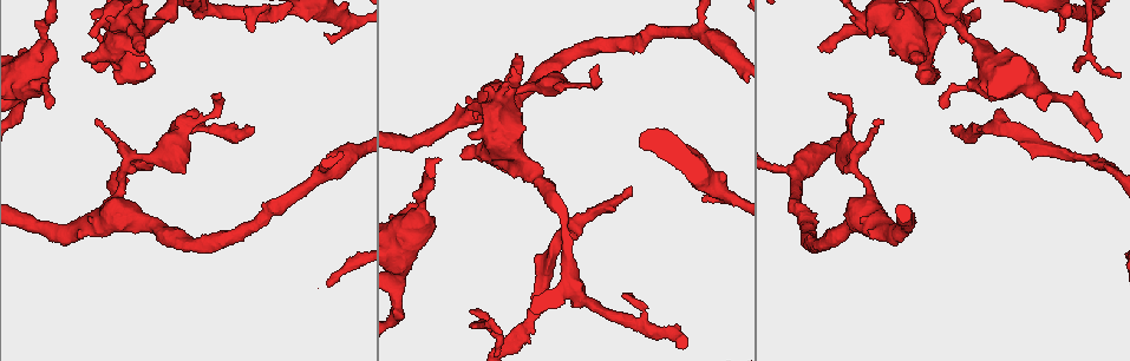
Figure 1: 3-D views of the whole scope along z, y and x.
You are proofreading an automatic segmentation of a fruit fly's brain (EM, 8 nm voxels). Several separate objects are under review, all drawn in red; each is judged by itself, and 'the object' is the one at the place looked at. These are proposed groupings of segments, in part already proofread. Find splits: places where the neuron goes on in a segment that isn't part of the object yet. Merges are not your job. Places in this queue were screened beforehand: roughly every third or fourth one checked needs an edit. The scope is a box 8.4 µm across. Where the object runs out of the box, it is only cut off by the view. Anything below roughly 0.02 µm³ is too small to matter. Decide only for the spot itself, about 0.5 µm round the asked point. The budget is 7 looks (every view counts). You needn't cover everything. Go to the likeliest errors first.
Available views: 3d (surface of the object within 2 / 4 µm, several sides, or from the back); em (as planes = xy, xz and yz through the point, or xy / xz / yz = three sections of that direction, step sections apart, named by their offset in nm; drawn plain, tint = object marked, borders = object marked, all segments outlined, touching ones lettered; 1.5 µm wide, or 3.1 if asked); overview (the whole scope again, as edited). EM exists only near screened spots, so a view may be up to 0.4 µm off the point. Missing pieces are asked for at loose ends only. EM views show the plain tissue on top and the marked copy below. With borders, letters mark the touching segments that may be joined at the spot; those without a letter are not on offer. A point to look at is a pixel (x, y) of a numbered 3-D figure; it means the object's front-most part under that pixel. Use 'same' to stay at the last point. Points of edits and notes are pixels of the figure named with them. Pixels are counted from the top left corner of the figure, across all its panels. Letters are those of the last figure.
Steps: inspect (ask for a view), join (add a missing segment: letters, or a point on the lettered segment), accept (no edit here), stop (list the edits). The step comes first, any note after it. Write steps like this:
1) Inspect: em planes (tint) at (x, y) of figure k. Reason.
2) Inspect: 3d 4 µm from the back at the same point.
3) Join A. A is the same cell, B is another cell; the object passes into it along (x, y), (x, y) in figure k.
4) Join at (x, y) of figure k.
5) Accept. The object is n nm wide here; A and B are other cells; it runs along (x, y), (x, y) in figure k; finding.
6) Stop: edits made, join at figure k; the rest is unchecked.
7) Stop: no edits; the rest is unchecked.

Inspect: 3d 2 µm at (630, 187) of figure 1. Long arm stops here.

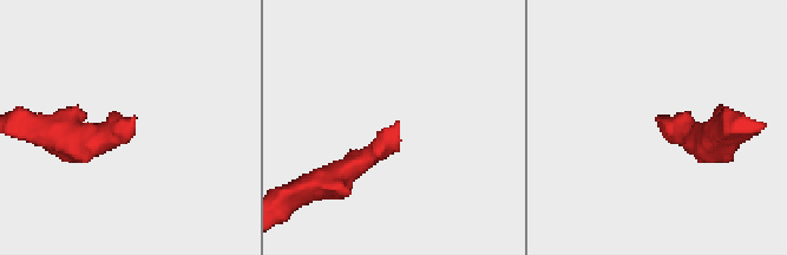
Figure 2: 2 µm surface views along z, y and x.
Inspect: em planes (borders) at (134, 117) of figure 2. Need the tissue.

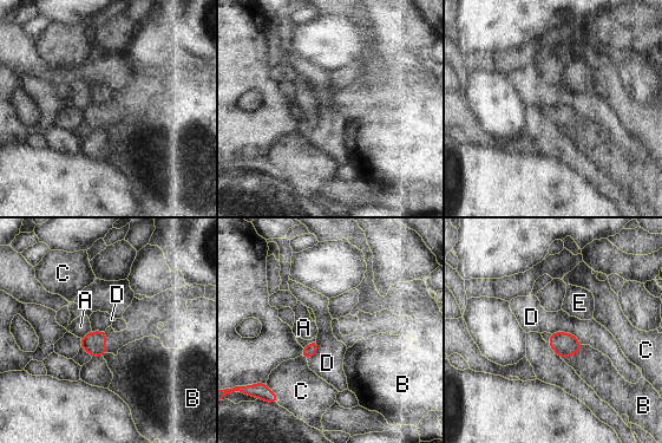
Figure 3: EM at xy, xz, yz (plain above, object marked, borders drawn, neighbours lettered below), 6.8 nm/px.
Accept. The longest contact is with D, 240 nm; A, B, C, D and E are other cells; none of them fits.

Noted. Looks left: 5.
Inspect: 3d 2 µm at (883, 119) of figure 1. Branch stops here.

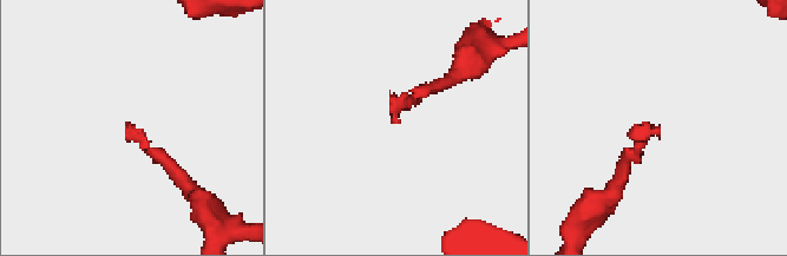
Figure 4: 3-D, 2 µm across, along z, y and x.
Inspect: em yz step 8 (tint) at (397, 120) of figure 4.

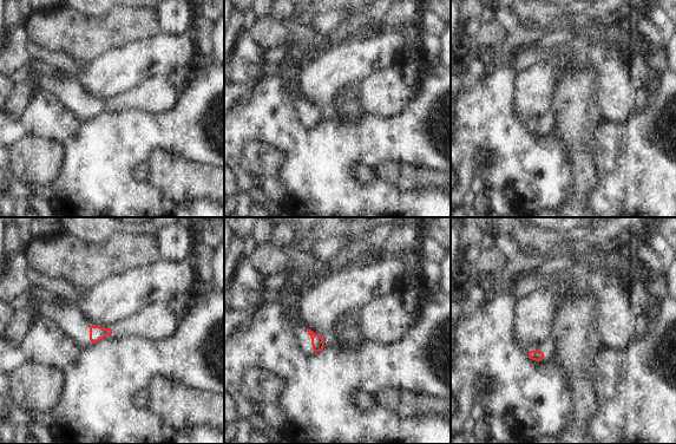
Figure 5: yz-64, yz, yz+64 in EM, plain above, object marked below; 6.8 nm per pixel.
Inspect: em xz step 8 (borders) at the same point.

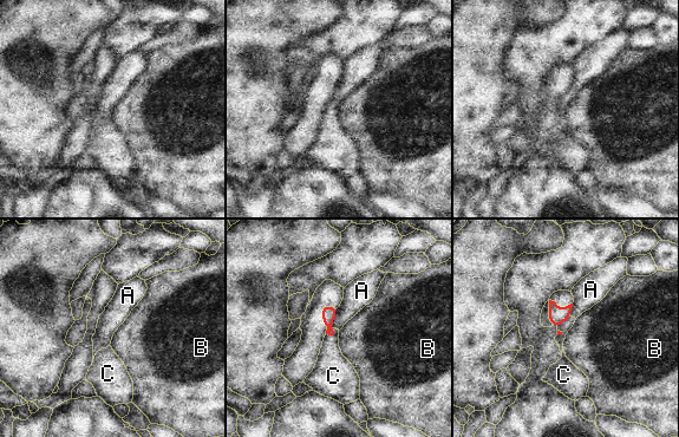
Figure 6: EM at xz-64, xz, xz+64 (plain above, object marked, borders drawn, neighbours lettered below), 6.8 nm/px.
Join at (332, 371) of figure 6. C is the same cell, A and B are other cells; the object passes into it along (328, 313), (332, 334), (332, 371) in figure 6; the neuron continues.

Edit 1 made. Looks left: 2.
Inspect: 3d 4 µm from the back at (520, 55) of figure 1. Free end.

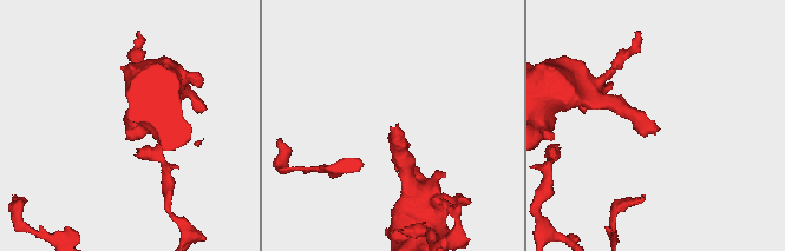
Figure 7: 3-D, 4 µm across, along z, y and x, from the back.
Inspect: em planes (borders) at (395, 126) of figure 7.

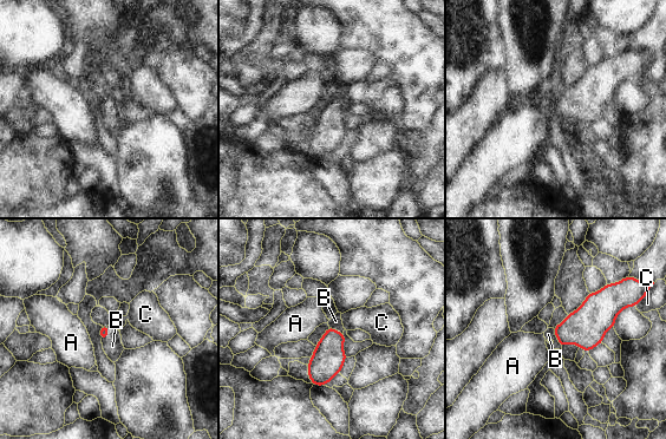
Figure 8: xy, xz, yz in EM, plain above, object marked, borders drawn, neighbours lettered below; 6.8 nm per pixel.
Join at (112, 346) of figure 8. B is the same cell, A and C are other cells; the object passes into it along (104, 331), (108, 333), (112, 346) in figure 8; it goes on there.

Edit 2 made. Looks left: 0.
Stop: edits made, join at figure 6, join at figure 8; the rest is unchecked.

